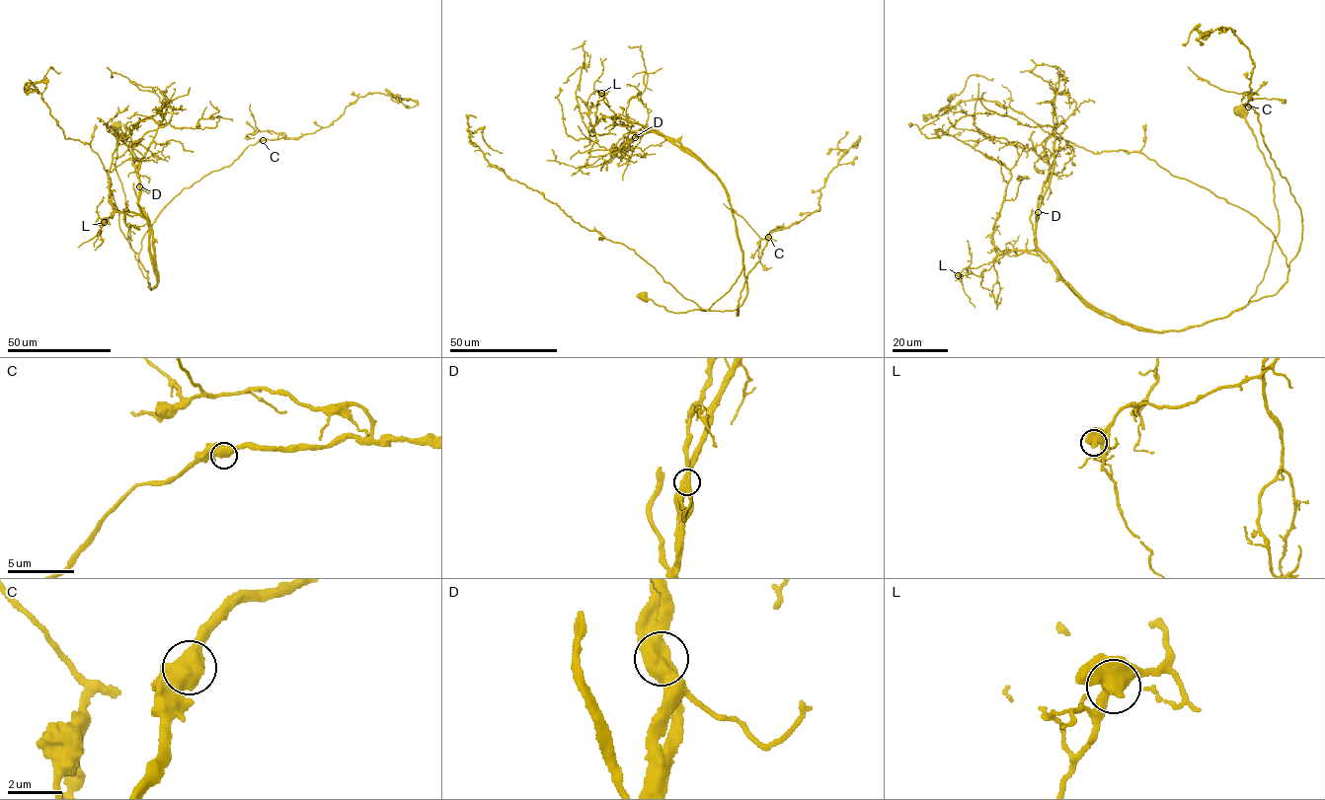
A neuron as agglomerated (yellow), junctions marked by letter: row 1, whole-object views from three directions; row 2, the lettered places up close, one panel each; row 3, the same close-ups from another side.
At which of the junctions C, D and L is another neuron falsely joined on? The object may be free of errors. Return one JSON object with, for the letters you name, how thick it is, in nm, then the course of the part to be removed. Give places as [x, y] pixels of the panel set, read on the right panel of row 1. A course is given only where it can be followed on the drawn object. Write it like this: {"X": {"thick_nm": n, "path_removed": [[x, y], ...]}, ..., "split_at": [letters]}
{"D": {"thick_nm": 600, "path_removed": [[1038, 212], [1038, 197], [1050, 172], [1043, 146], [1024, 151], [980, 131], [972, 115], [947, 109], [942, 113]]}, "split_at": ["D"]}

